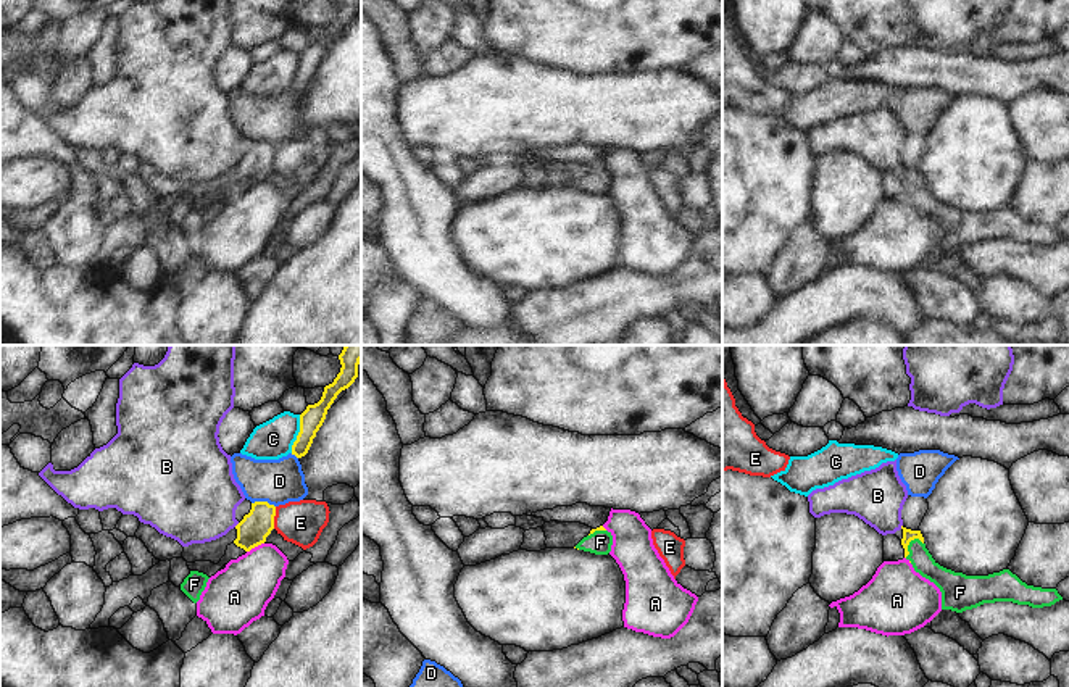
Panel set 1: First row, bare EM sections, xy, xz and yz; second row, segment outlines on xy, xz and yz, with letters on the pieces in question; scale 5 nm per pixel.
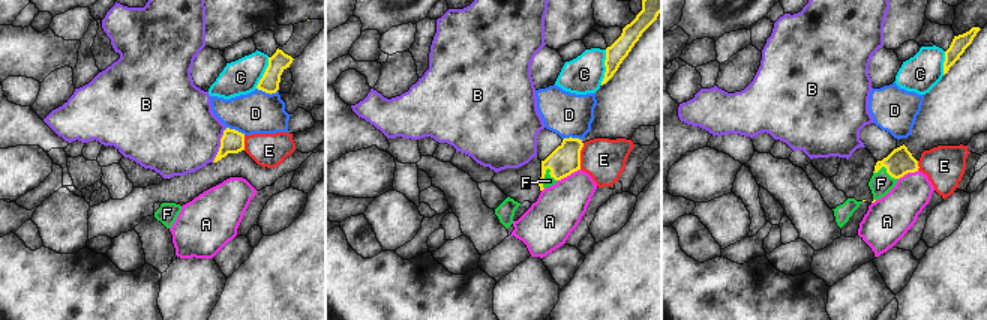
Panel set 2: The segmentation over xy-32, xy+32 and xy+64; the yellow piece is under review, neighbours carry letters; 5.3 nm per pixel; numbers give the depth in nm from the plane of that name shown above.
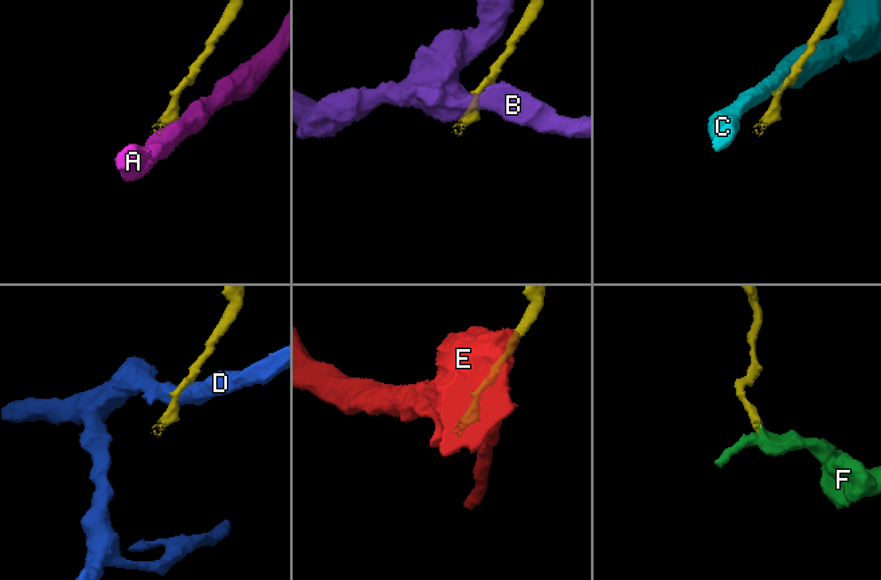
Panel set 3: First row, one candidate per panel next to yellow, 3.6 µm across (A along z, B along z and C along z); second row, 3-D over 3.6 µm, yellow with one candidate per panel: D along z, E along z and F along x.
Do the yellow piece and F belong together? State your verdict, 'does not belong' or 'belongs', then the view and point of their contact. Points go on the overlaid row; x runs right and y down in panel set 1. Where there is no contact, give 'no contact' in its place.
belongs | yz (908, 544)

